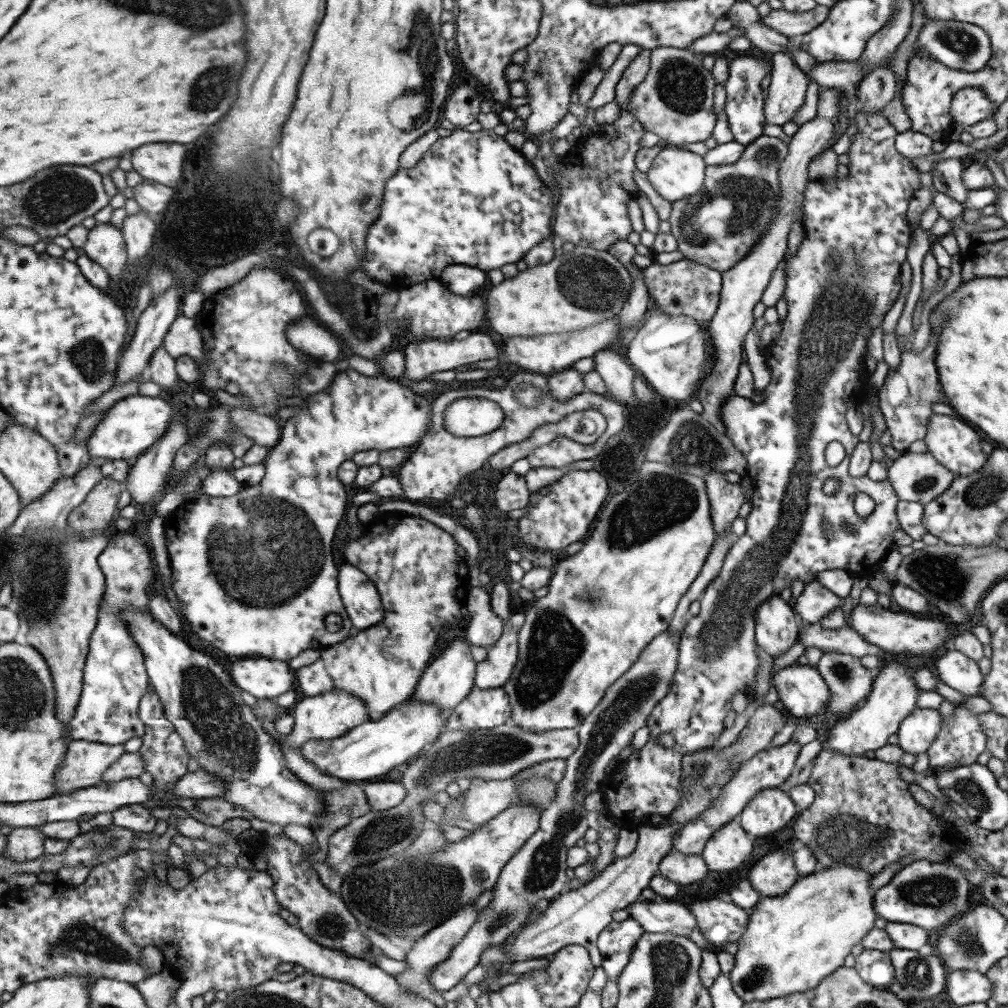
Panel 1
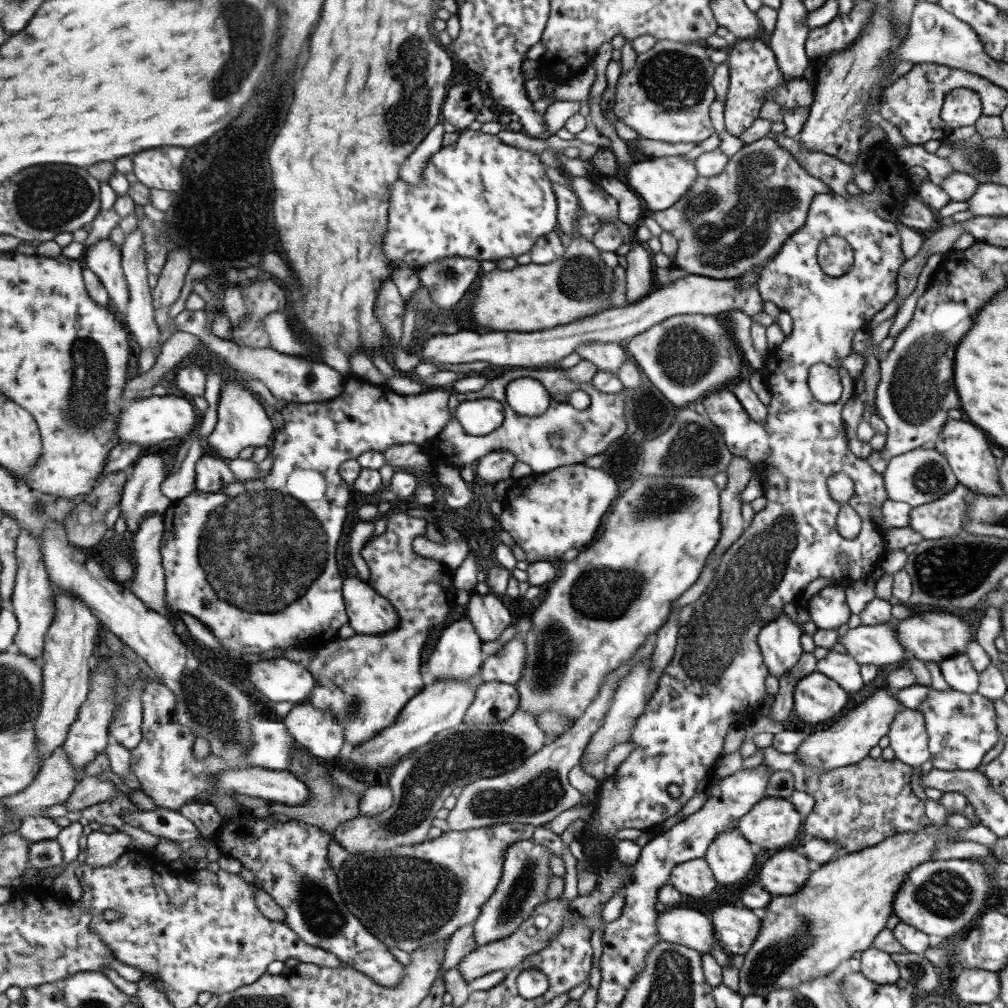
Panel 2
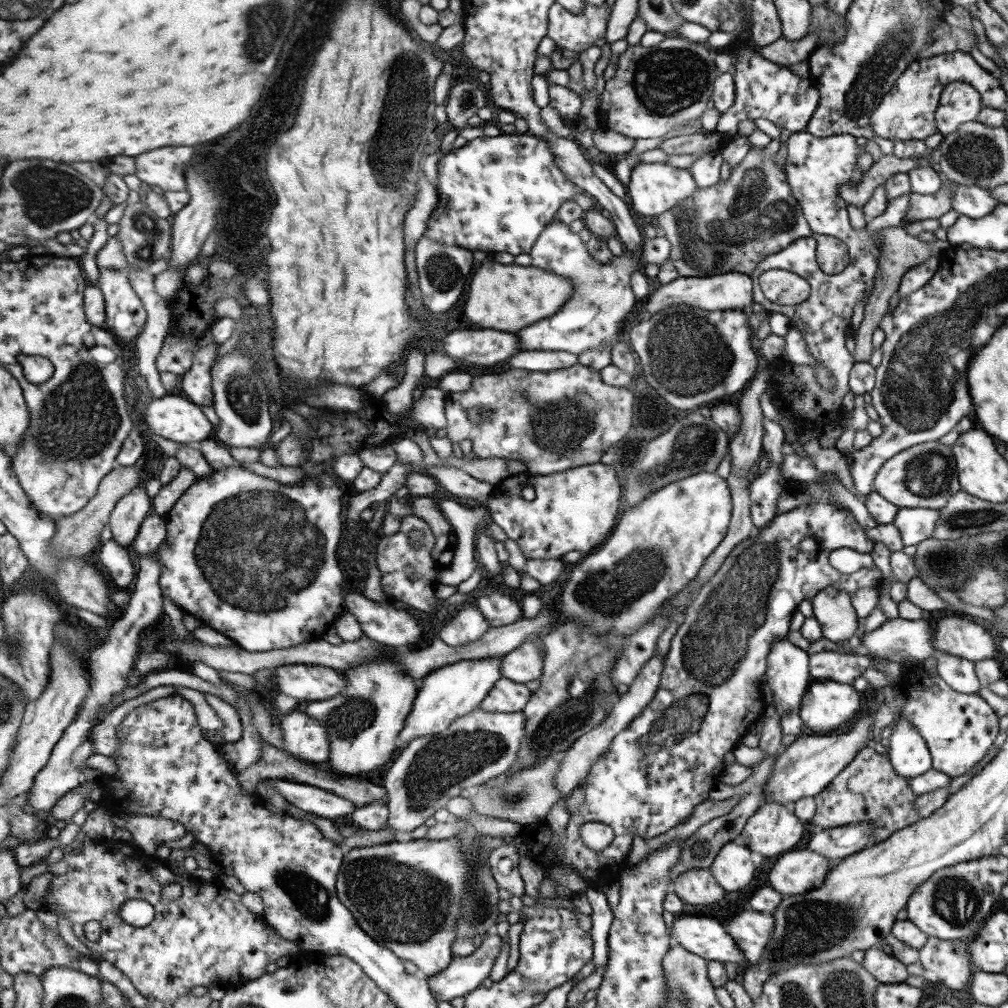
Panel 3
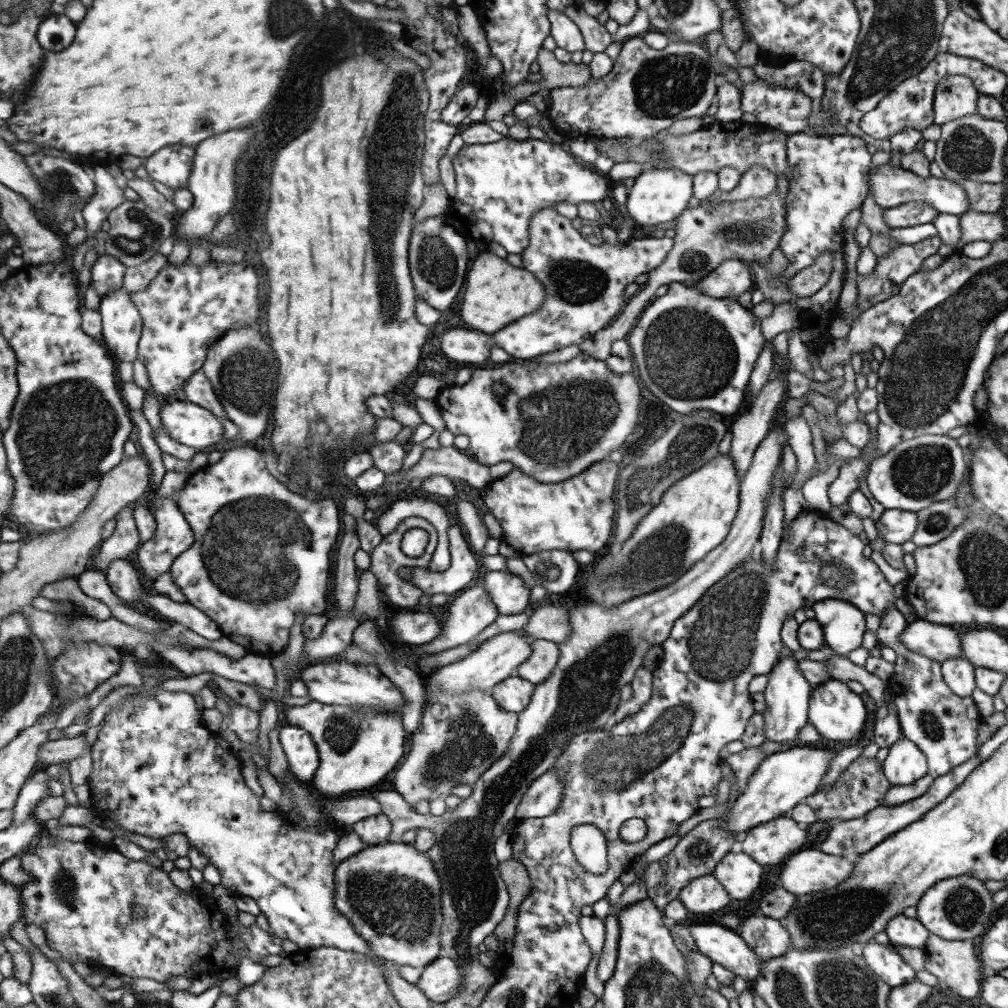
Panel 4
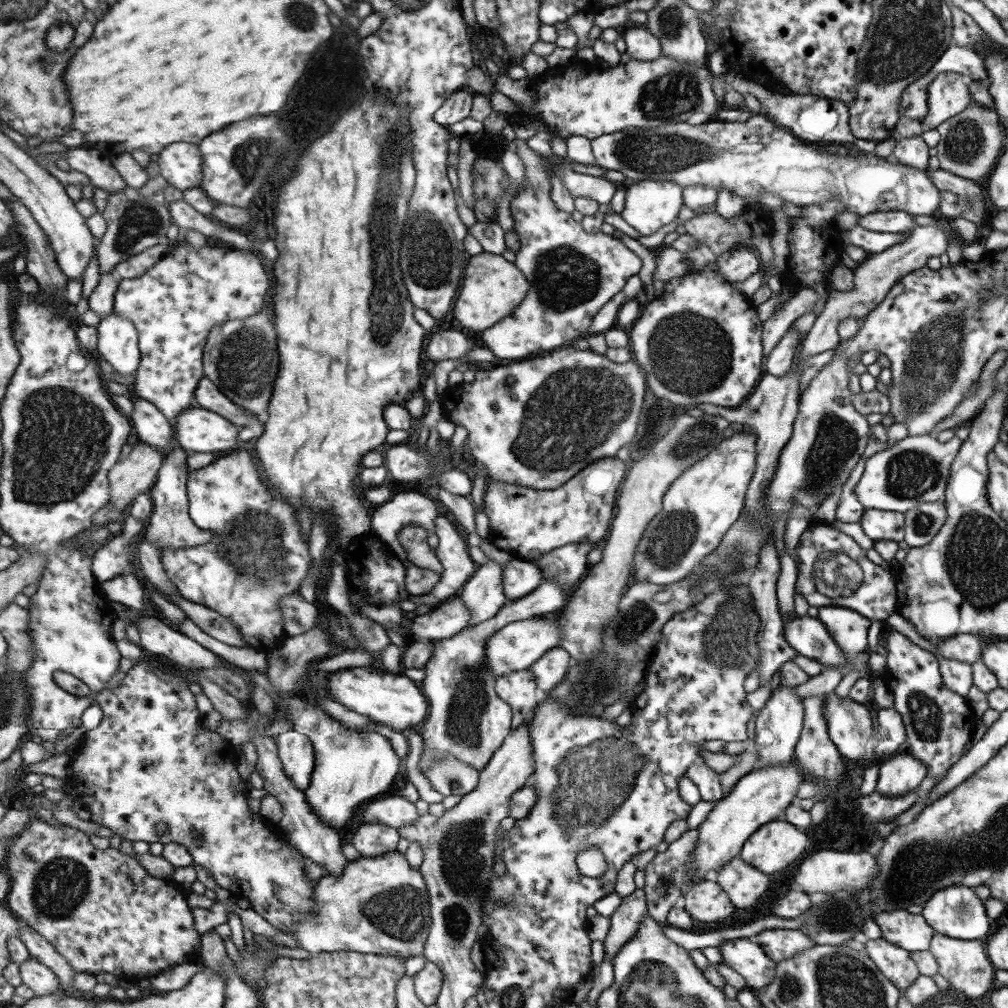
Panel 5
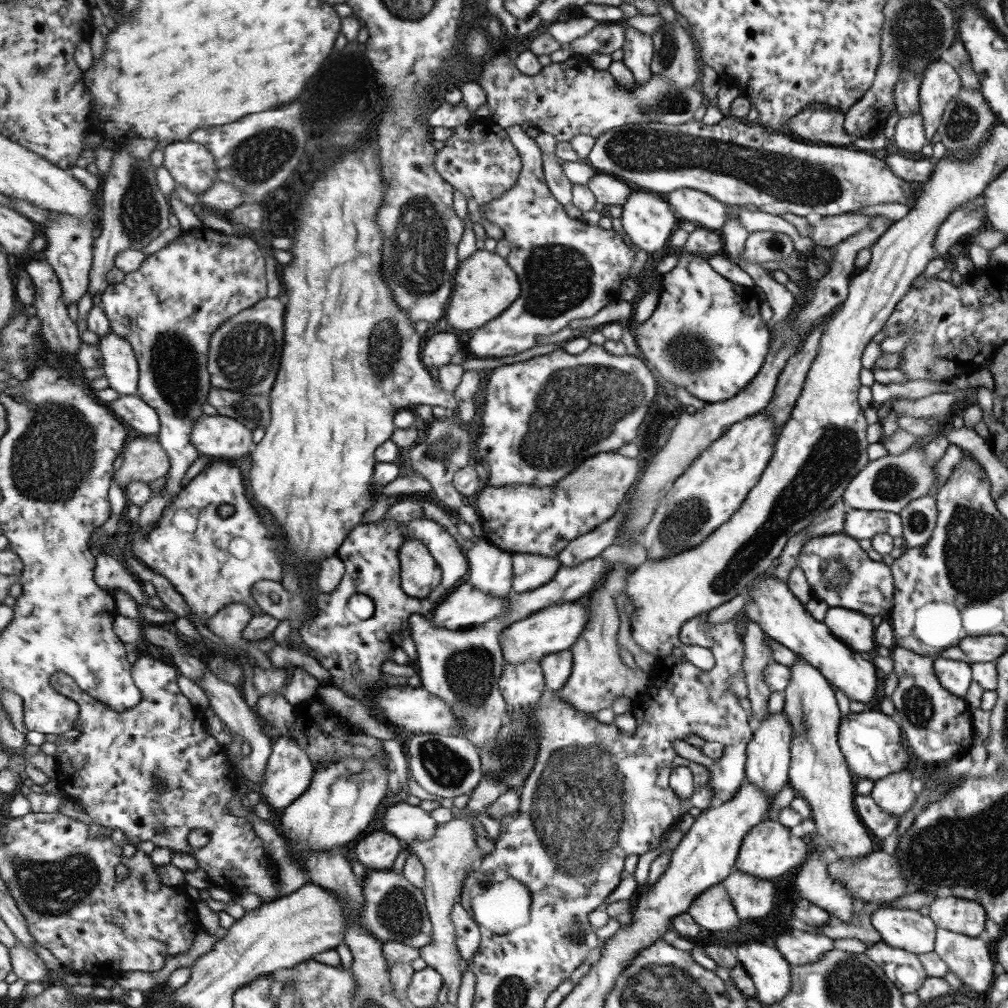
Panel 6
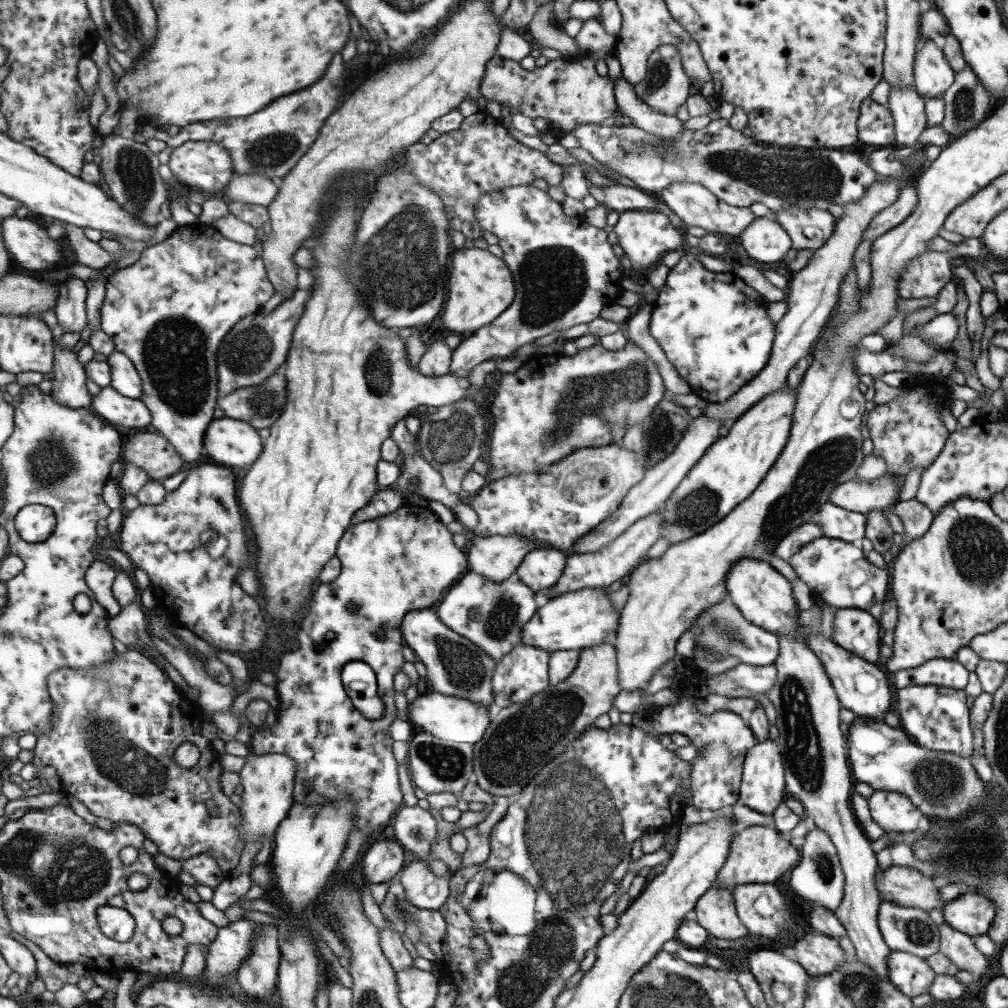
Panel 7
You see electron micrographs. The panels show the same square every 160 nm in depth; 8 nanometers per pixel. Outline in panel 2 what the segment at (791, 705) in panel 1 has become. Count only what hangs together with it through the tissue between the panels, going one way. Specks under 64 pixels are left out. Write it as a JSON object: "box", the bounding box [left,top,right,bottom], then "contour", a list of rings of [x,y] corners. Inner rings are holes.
{"box":[792,671,848,724],"contour":[[[813,671],[795,682],[792,690],[792,710],[795,716],[811,724],[825,722],[843,710],[848,693],[834,680]]]}

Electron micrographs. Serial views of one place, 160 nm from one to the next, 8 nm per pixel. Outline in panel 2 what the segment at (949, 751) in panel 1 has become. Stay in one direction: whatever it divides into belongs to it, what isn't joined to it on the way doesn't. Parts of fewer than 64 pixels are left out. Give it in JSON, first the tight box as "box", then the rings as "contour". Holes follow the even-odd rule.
{"box":[916,689,998,772],"contour":[[[928,689],[924,701],[916,709],[922,712],[924,718],[931,766],[951,772],[978,769],[983,755],[998,741],[992,701],[976,692],[965,694],[953,689]]]}

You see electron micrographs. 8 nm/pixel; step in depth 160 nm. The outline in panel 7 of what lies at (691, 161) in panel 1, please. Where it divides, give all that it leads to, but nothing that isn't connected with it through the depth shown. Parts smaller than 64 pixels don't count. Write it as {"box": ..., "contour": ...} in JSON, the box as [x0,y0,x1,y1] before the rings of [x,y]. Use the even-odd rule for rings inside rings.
{"box":[612,209,687,279],"contour":[[[655,209],[620,212],[612,231],[617,235],[617,244],[630,260],[633,279],[641,272],[641,268],[653,266],[659,260],[659,256],[663,256],[667,250],[674,250],[675,254],[679,254],[685,252],[683,248],[687,248],[682,241],[682,232],[669,224],[665,214],[661,214]]]}

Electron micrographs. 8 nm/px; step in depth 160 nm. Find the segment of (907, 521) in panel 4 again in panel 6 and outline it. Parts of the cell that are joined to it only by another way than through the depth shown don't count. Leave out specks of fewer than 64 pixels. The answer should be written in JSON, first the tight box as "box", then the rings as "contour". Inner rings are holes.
{"box":[842,508,902,541],"contour":[[[849,508],[844,516],[842,532],[859,541],[873,538],[875,533],[902,536],[902,520],[898,514],[883,511],[862,511]]]}

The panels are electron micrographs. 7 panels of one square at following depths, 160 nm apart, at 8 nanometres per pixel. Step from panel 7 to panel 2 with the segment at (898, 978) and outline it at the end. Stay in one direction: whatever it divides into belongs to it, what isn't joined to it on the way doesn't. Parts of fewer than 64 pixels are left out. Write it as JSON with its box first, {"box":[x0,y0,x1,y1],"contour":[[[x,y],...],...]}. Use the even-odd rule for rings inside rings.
{"box":[860,946,900,984],"contour":[[[872,946],[861,951],[860,973],[875,984],[894,984],[900,978],[896,964],[886,952]]]}

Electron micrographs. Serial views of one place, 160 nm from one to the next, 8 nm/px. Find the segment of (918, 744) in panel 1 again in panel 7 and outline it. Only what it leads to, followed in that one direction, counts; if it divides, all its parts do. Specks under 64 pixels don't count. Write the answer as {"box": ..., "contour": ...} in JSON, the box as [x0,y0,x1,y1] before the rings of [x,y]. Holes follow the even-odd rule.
{"box":[867,790,924,834],"contour":[[[874,790],[867,803],[871,818],[886,834],[915,831],[924,820],[921,812],[899,792]]]}

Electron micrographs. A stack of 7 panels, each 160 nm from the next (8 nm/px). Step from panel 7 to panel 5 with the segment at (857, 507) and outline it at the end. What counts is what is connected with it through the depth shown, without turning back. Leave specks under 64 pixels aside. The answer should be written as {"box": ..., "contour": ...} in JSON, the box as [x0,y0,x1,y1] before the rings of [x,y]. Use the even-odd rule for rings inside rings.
{"box":[854,435,962,513],"contour":[[[907,435],[903,440],[899,440],[899,442],[893,443],[886,449],[865,459],[861,477],[854,486],[854,493],[857,495],[864,509],[875,509],[877,511],[895,511],[903,513],[921,502],[941,502],[949,478],[951,463],[958,453],[961,443],[962,442],[960,442],[955,435],[945,442],[935,440],[934,436]]]}

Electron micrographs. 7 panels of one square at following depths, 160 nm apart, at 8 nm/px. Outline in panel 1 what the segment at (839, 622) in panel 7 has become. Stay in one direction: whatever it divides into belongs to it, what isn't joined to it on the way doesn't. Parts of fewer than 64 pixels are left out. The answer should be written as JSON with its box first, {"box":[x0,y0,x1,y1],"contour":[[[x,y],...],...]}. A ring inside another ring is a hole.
{"box":[792,581,843,624],"contour":[[[817,581],[803,585],[803,590],[795,597],[792,611],[811,624],[818,623],[835,607],[841,607],[843,598],[822,587]]]}

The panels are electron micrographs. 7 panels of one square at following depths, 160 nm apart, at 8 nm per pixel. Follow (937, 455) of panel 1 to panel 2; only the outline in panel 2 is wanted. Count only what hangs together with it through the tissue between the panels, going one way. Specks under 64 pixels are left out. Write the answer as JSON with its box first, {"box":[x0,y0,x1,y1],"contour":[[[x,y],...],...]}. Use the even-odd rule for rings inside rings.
{"box":[933,418,1003,497],"contour":[[[949,418],[941,426],[941,432],[937,434],[933,446],[941,456],[945,457],[959,484],[966,486],[975,494],[987,497],[997,497],[1003,494],[999,485],[997,459],[989,452],[987,438],[979,428],[975,428],[973,424]]]}

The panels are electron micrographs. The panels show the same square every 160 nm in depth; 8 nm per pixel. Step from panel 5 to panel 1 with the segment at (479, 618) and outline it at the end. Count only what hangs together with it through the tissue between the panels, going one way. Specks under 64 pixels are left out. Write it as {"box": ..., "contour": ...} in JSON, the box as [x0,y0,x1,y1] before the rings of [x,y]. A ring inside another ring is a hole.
{"box":[405,638,478,712],"contour":[[[456,638],[441,652],[439,656],[430,664],[427,670],[421,675],[420,682],[412,698],[405,703],[413,700],[420,702],[434,702],[442,706],[444,710],[451,712],[458,704],[464,702],[469,693],[476,686],[476,670],[478,662],[473,658],[470,641],[464,638]]]}

